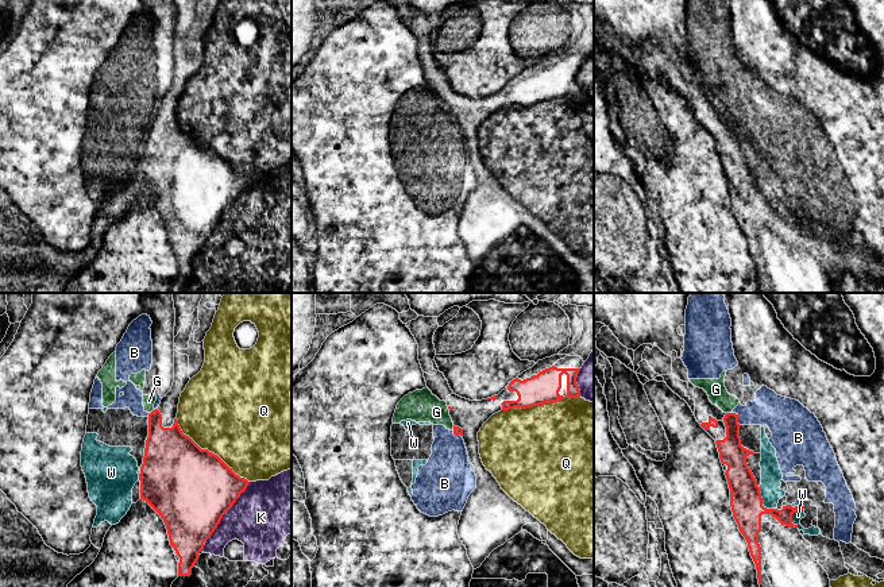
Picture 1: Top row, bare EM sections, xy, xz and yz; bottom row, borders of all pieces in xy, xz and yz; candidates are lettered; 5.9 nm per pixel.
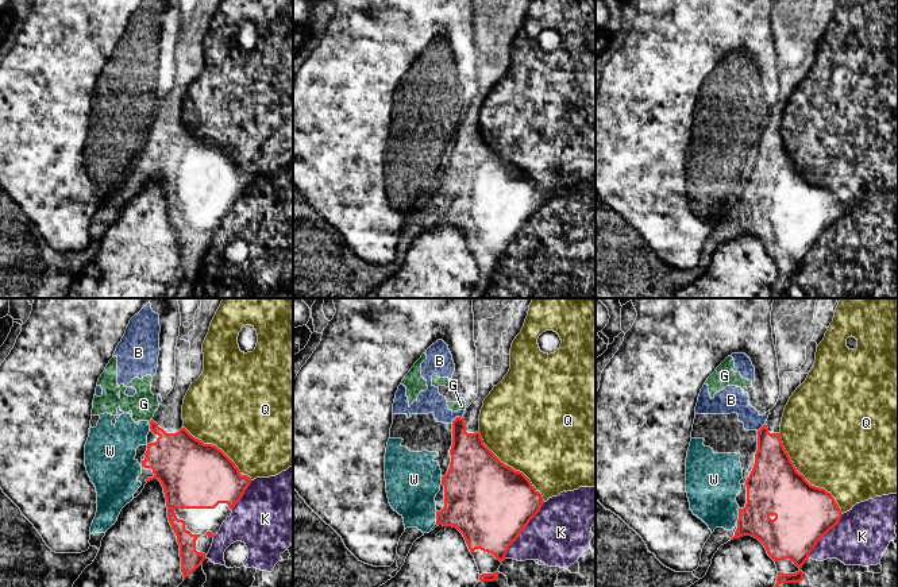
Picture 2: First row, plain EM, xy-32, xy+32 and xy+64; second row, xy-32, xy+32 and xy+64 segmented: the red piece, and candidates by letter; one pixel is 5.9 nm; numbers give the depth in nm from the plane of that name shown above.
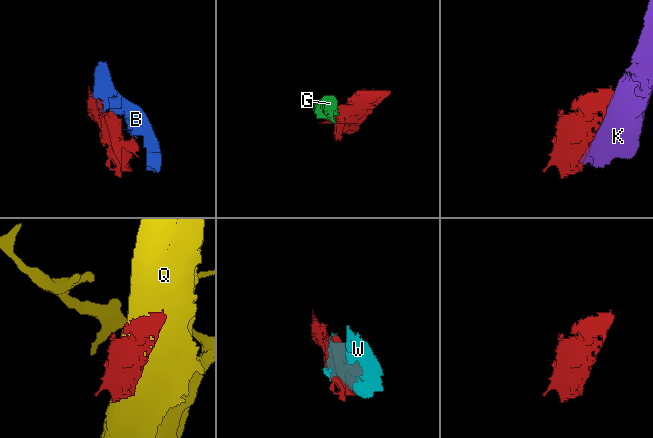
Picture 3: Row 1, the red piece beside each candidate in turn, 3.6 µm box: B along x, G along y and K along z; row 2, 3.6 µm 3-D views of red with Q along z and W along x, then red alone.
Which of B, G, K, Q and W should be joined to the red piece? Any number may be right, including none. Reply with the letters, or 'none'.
none

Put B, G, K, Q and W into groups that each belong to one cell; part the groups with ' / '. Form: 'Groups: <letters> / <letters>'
Groups: B G W / K / Q

